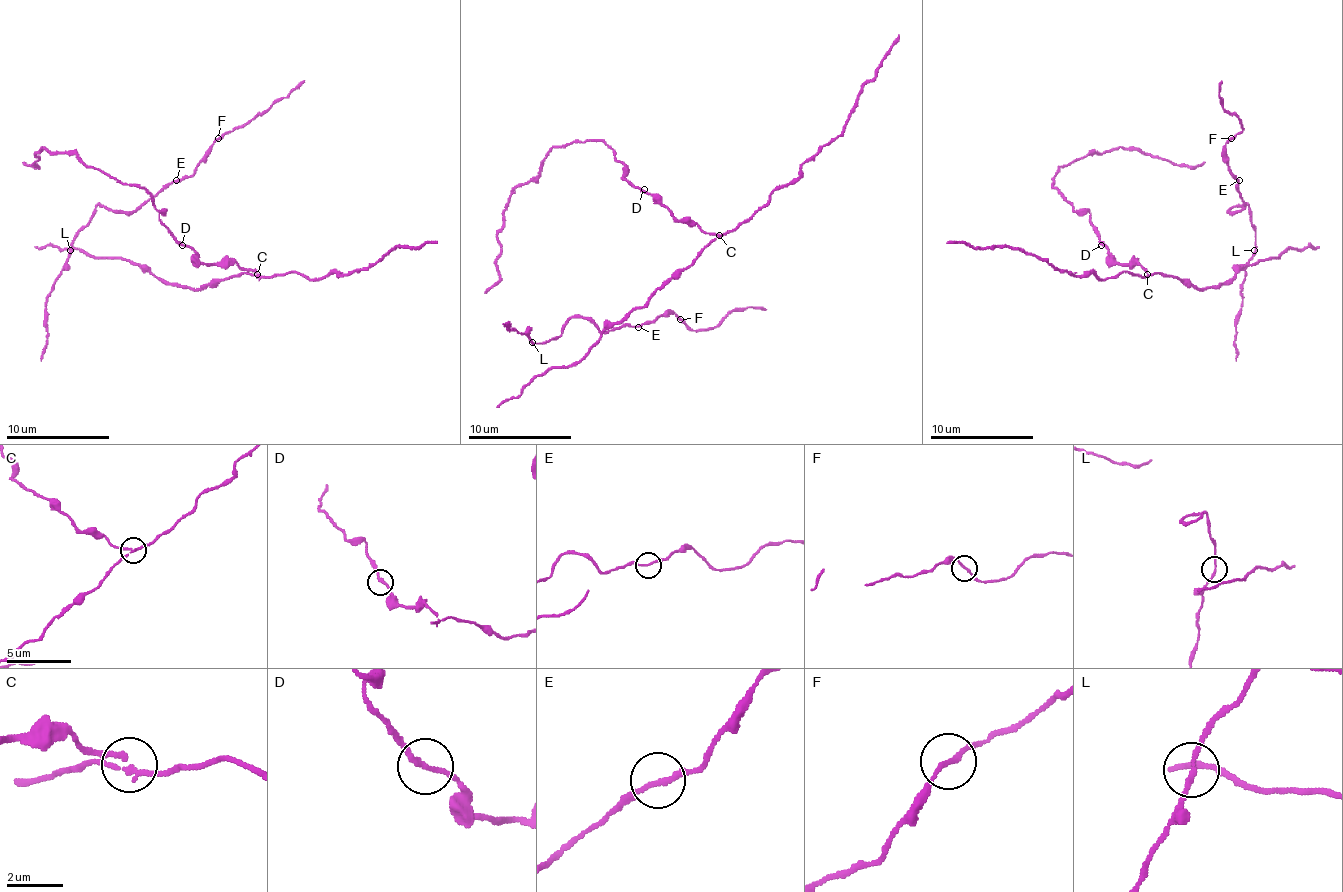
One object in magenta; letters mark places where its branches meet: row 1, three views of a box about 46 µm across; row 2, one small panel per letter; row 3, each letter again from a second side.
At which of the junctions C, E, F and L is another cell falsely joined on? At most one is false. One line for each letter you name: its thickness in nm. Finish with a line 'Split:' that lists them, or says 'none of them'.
C: Thickness 160 nm
Split: C

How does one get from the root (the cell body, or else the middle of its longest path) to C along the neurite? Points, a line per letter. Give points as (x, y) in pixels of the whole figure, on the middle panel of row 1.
C: (662, 288), (719, 236)

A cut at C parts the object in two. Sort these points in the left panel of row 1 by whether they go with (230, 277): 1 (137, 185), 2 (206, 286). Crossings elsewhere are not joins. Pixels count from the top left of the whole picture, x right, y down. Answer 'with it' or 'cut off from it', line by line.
1: cut off from it
2: with it

